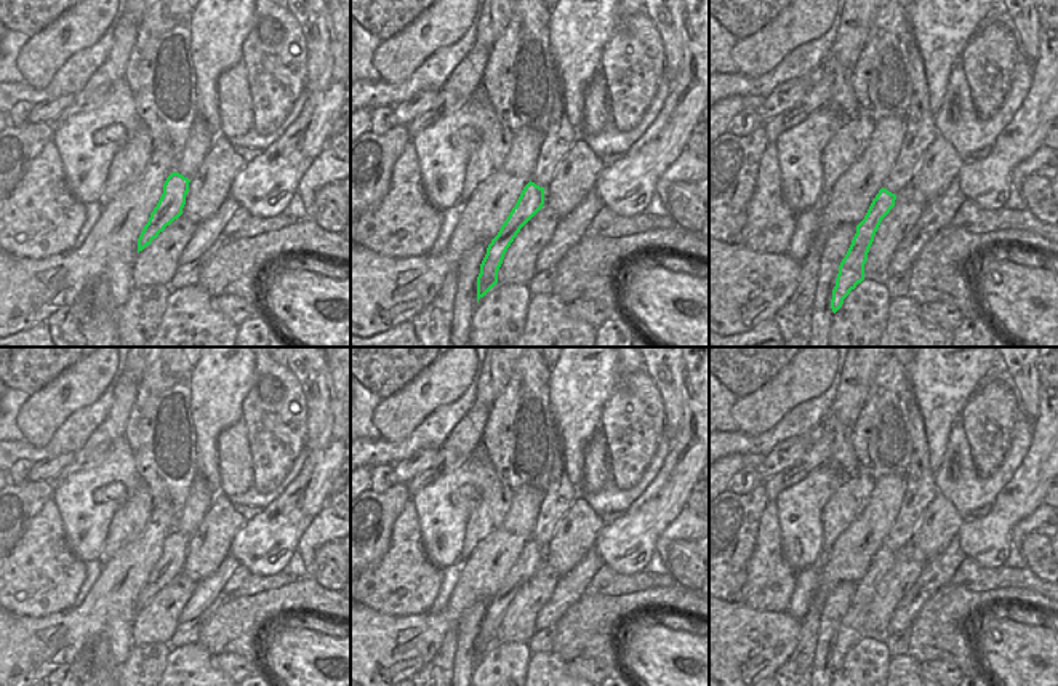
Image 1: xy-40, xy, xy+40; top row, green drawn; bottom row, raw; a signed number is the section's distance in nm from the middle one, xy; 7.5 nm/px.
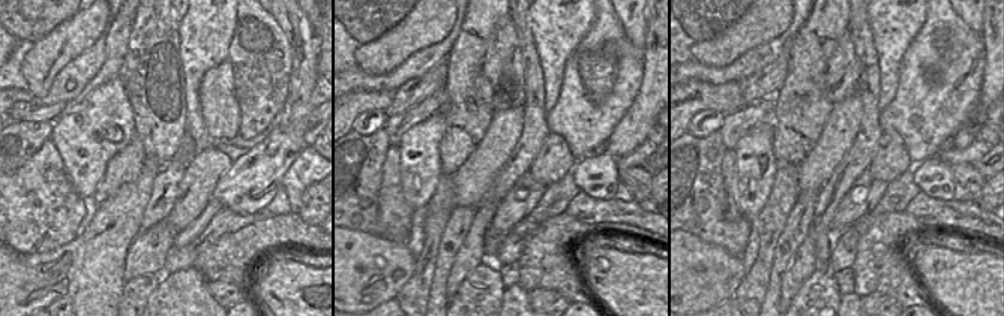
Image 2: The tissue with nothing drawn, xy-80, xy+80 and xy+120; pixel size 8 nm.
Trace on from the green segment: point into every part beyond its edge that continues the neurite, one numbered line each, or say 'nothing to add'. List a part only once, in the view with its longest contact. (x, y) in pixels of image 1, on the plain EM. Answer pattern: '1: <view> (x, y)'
nothing to add

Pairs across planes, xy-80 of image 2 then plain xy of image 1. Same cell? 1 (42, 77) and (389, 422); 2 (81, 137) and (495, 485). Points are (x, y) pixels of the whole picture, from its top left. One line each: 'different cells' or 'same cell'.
1: same cell
2: different cells

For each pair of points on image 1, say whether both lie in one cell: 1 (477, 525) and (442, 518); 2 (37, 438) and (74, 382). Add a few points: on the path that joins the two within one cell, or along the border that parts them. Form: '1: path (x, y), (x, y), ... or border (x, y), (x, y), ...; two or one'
1: border (480, 488), (480, 501), (466, 525), (460, 560); two
2: path (44, 424), (69, 397); one

